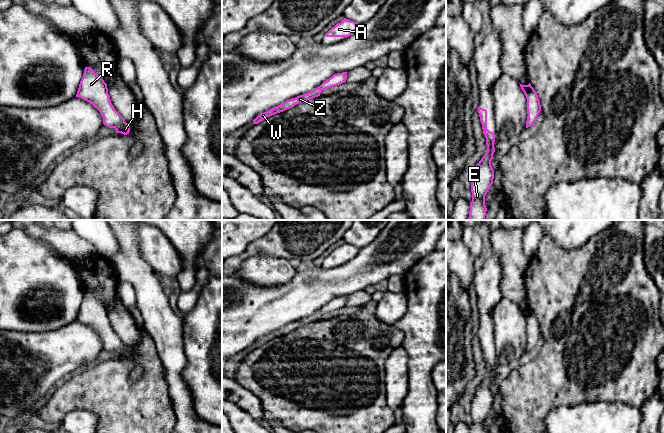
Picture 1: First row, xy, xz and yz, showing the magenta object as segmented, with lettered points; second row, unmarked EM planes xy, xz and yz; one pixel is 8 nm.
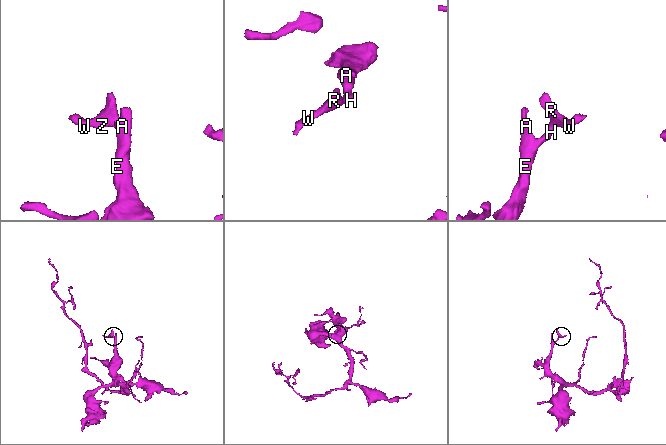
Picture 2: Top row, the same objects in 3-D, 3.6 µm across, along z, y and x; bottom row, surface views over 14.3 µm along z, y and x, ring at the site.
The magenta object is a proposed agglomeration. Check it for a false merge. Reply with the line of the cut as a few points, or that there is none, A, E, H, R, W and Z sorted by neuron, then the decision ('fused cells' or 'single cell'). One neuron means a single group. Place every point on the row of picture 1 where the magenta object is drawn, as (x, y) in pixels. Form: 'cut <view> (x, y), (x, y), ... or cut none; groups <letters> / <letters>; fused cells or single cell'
cut none; groups A E H R W Z; single cell

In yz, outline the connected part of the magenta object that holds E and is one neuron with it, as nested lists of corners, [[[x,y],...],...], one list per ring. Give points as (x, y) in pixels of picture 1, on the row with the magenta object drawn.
[[[478,107],[483,134],[486,138],[487,152],[473,170],[471,176],[472,201],[470,203],[469,217],[467,220],[485,220],[487,208],[485,196],[493,184],[494,170],[491,166],[495,152],[495,134],[487,129],[487,110]]]

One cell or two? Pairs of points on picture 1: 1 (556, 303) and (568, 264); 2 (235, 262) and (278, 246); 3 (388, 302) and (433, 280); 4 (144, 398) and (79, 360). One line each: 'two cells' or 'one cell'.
1: one cell
2: one cell
3: two cells
4: two cells

